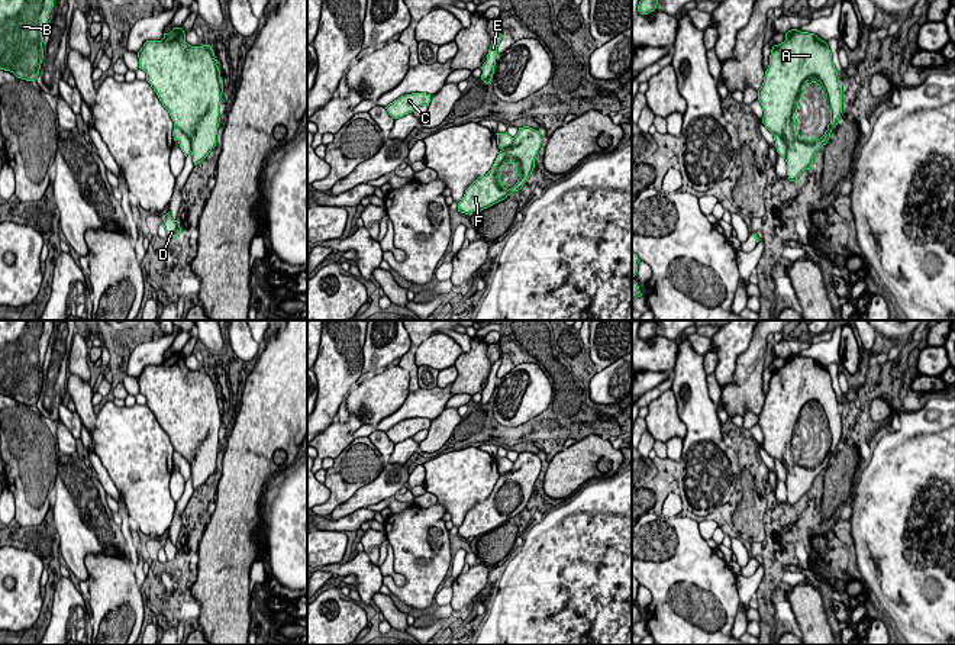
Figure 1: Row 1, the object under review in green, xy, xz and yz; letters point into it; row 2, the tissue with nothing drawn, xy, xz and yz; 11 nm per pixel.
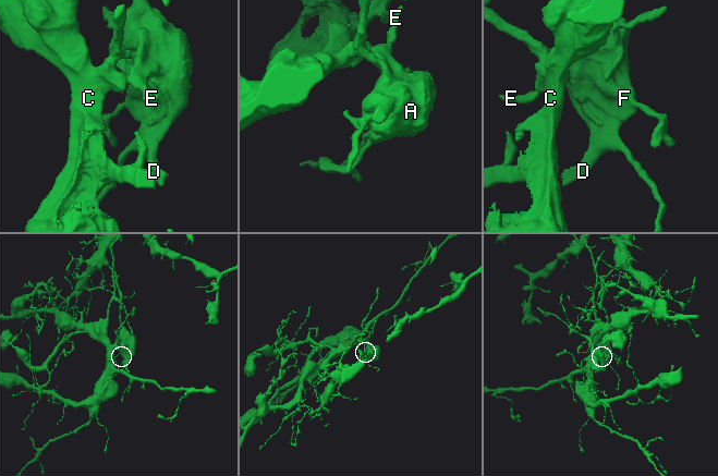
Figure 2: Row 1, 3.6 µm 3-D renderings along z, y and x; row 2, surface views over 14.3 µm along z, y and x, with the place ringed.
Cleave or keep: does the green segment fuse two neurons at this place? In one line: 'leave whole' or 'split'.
split

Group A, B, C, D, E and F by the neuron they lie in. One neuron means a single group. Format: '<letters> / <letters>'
A D E F / B C

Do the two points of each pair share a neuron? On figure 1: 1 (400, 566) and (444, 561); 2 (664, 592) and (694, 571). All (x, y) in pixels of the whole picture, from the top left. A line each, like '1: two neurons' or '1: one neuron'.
1: one neuron
2: one neuron

